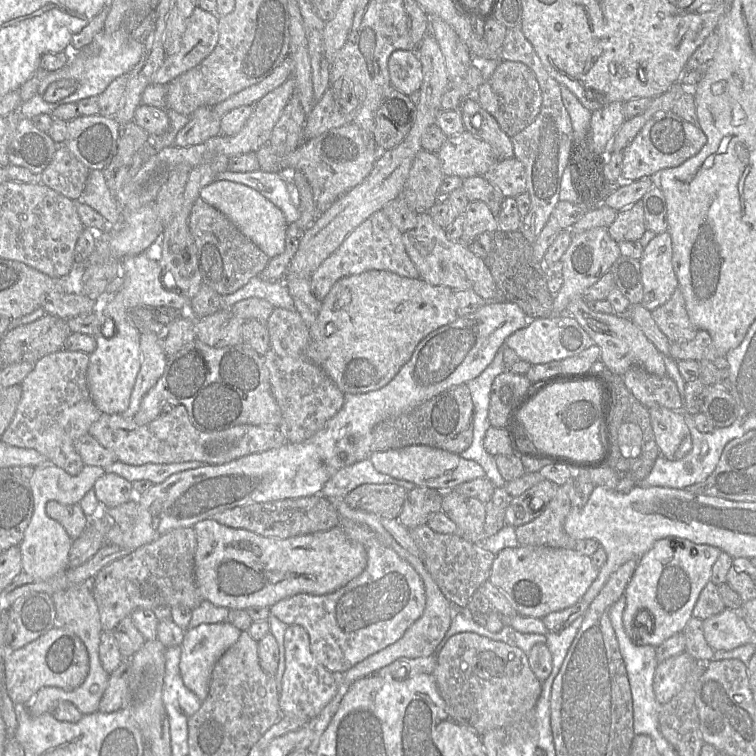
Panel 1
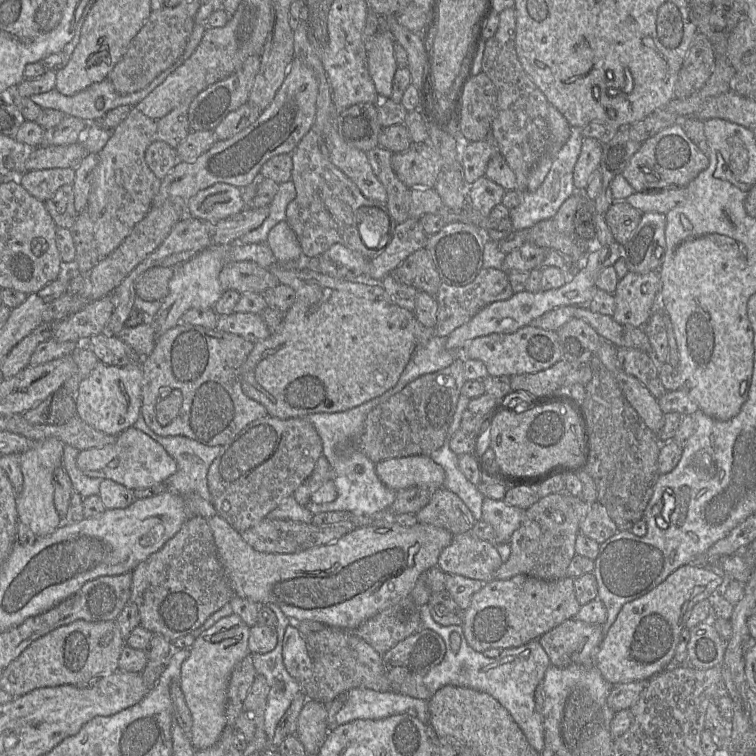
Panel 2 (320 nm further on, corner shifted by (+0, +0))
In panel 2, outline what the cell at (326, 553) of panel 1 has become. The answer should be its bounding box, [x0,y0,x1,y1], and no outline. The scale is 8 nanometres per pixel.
[207,514,454,630]

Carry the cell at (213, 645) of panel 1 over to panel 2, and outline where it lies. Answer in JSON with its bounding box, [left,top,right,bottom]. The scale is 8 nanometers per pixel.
[179,614,250,751]

